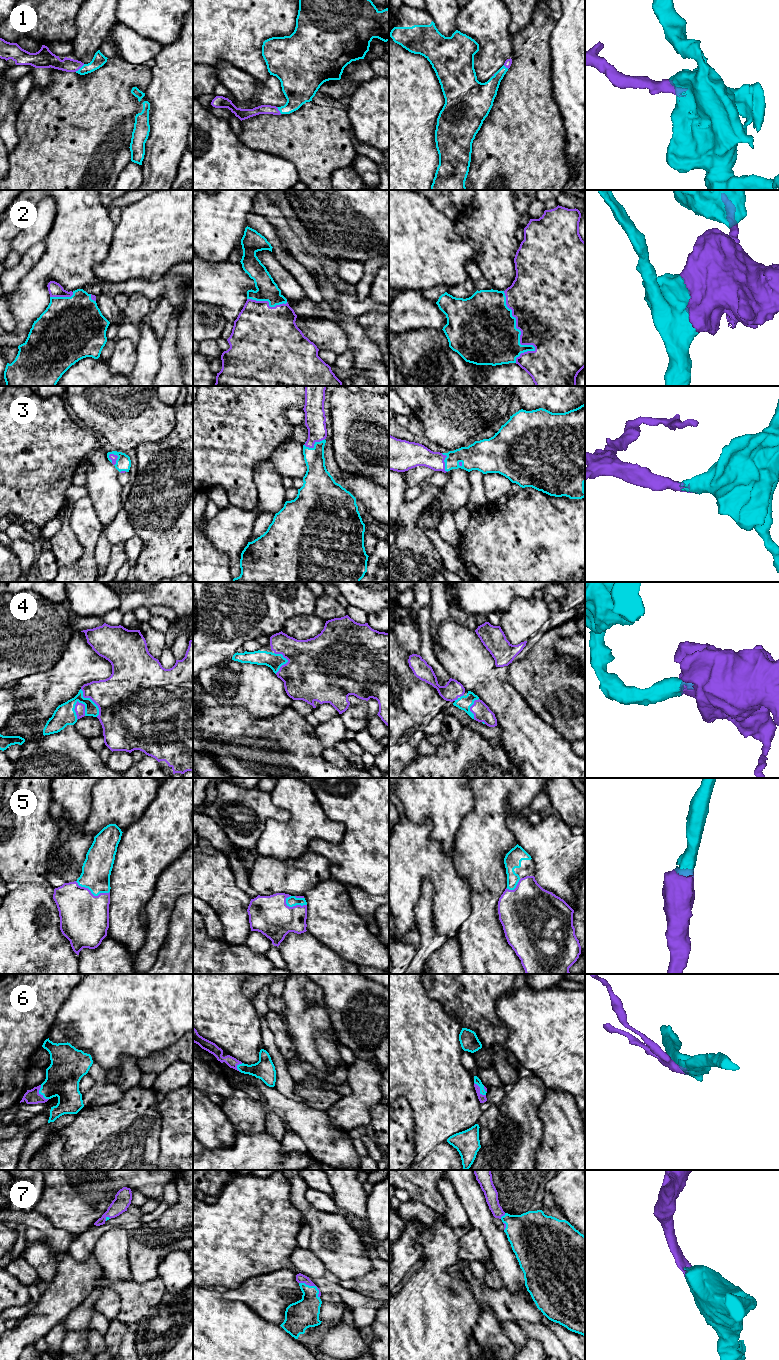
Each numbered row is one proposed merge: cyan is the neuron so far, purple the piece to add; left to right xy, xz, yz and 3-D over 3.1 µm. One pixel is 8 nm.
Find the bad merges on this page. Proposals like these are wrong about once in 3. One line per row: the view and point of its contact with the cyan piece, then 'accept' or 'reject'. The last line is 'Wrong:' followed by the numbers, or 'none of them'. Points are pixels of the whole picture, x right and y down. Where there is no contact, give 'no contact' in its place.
1: meets cyan in xy at (80, 68); accept
2: meets cyan in yz at (519, 336); accept
3: meets cyan in xz at (314, 445); accept
4: meets cyan in xy at (74, 710); accept
5: meets cyan in xy at (92, 893); accept
6: meets cyan in xy at (40, 1093); reject
7: meets cyan in xz at (313, 1286); accept
Wrong: 6

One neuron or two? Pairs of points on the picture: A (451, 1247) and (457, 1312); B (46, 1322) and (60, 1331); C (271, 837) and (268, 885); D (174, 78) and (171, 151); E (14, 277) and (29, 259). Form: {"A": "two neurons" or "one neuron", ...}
{"A": "one neuron", "B": "two neurons", "C": "two neurons", "D": "one neuron", "E": "one neuron"}

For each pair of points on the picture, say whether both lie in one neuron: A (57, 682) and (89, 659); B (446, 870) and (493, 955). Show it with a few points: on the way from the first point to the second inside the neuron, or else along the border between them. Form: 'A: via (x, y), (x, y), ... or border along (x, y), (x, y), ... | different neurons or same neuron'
A: via (65, 678), (81, 664) | same neuron
B: border along (470, 889), (470, 915), (457, 933) | different neurons

